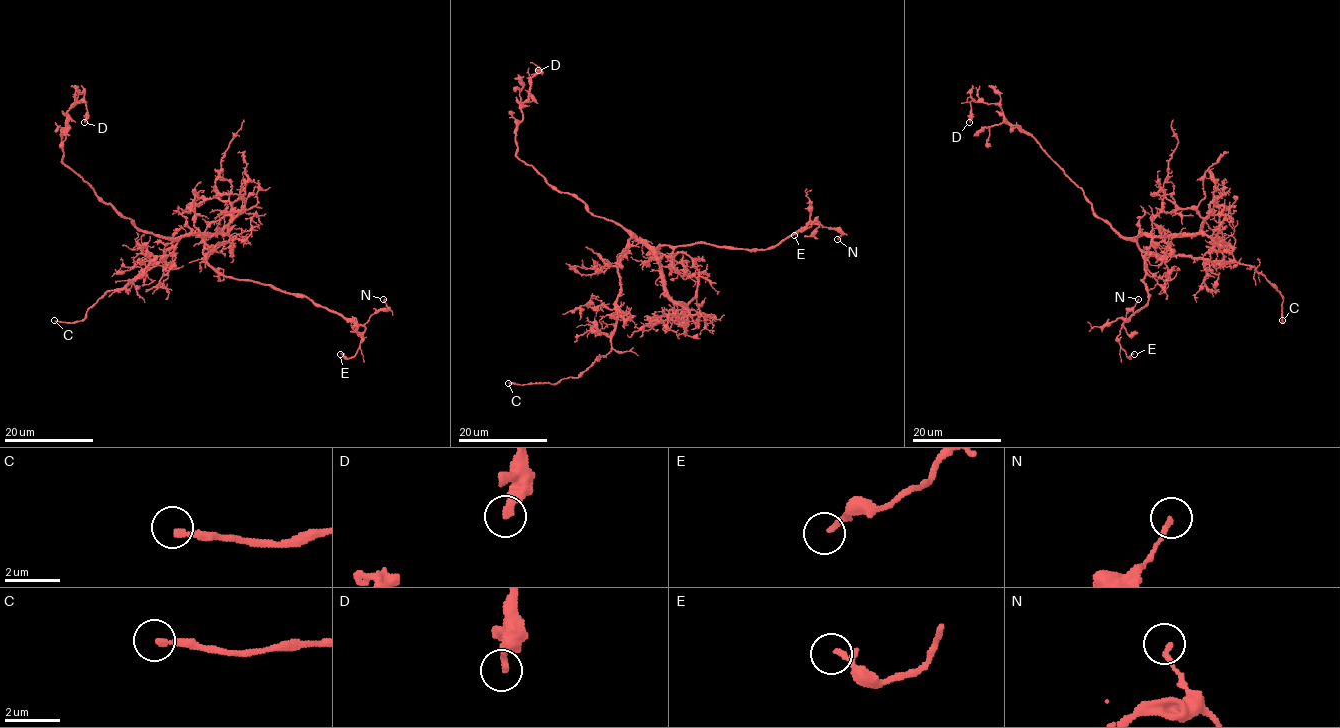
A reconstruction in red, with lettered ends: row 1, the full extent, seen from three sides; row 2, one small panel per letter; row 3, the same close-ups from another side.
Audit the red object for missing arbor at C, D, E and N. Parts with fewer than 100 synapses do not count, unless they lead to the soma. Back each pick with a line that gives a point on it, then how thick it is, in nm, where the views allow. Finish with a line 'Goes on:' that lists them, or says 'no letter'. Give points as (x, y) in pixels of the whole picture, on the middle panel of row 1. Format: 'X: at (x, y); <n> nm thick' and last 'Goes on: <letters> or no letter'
C: at (508, 383); 240 nm thick
Goes on: C

